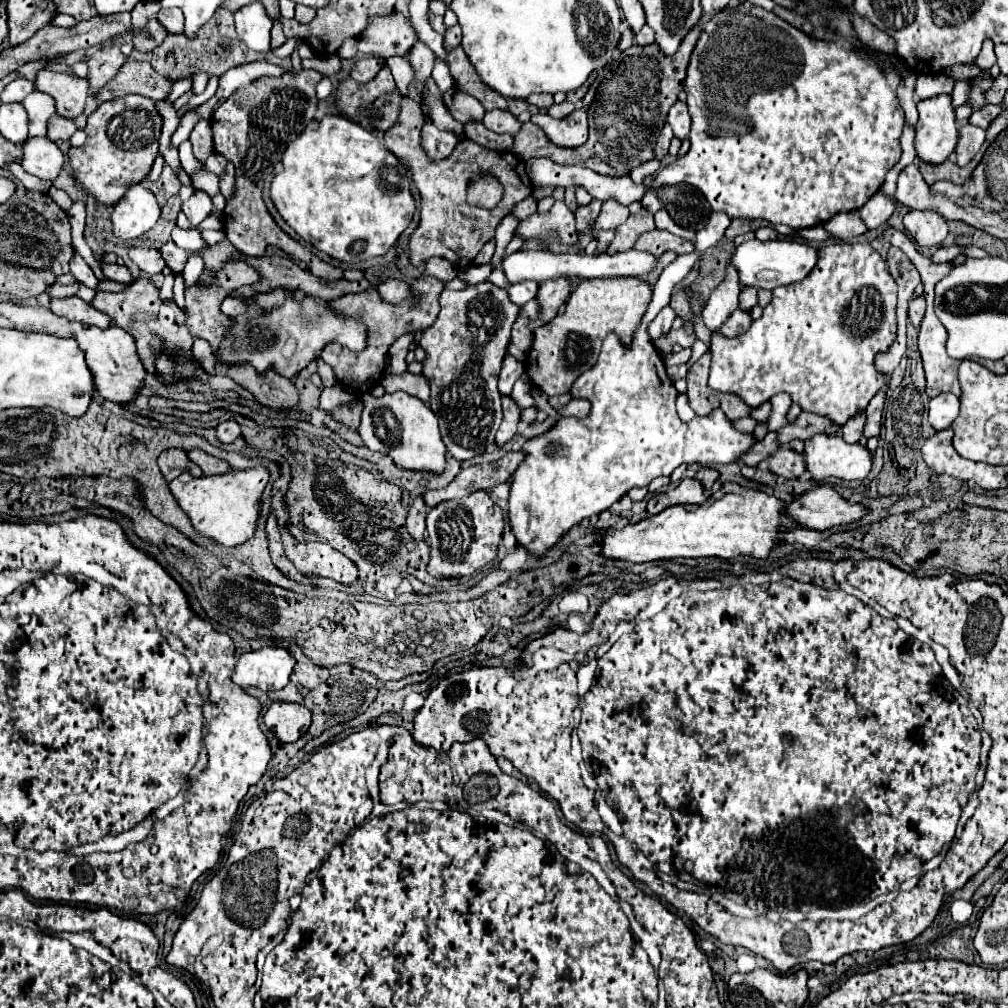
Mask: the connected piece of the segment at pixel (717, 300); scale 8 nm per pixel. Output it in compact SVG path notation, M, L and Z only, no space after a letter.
M728 265L726 279L714 289L702 311L702 319L710 331L720 329L726 323L726 319L738 309L738 293L740 293L740 283L736 269Z

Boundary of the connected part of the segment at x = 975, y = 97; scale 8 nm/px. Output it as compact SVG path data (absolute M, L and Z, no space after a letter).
M986 77L983 84L974 83L972 85L972 95L968 97L968 103L972 103L974 109L980 109L982 105L986 105L986 91L992 86L993 77Z

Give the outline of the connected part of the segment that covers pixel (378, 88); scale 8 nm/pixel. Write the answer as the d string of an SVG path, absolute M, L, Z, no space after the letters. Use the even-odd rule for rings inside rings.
M382 67L382 71L368 83L358 83L354 79L344 79L338 87L336 93L336 105L342 111L342 115L348 115L352 119L356 119L358 123L362 123L364 127L372 127L372 121L368 119L366 109L370 107L370 103L384 95L390 93L396 87L392 73L388 67Z

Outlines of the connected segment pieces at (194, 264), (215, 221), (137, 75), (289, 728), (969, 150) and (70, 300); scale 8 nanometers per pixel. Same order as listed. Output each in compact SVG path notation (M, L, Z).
M192 253L192 255L188 257L186 267L184 267L184 279L186 279L186 287L188 287L188 285L192 285L194 281L198 281L198 277L200 277L202 269L204 269L202 259L198 257L198 253Z
M212 211L212 215L208 215L208 217L198 225L200 231L206 231L206 229L222 229L222 227L224 227L224 225L222 225L222 217L216 215L214 211Z
M126 61L122 65L122 71L118 73L116 79L112 79L98 95L96 99L100 103L116 99L120 95L128 95L128 93L138 93L144 95L148 99L164 99L172 87L174 87L174 79L164 77L160 73L156 73L152 69L152 65L148 61Z
M272 703L272 707L264 715L264 723L274 731L274 735L284 741L292 743L298 741L306 733L312 723L312 711L300 703Z
M970 123L962 125L960 127L960 139L958 139L958 145L956 145L956 155L958 155L956 163L960 167L968 165L972 161L972 157L980 151L984 139L986 139L986 129L970 125Z
M66 297L66 299L52 299L50 309L56 315L62 315L70 321L80 321L84 325L96 325L100 329L110 327L110 319L108 315L104 315L102 311L96 311L90 307L90 303L82 301L80 297Z

